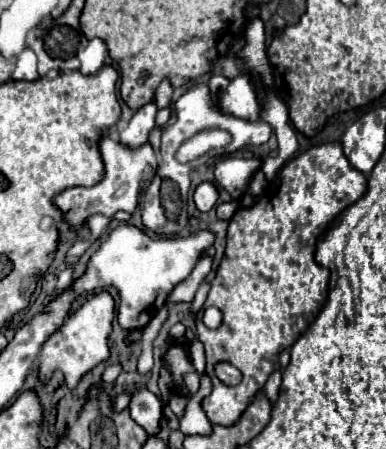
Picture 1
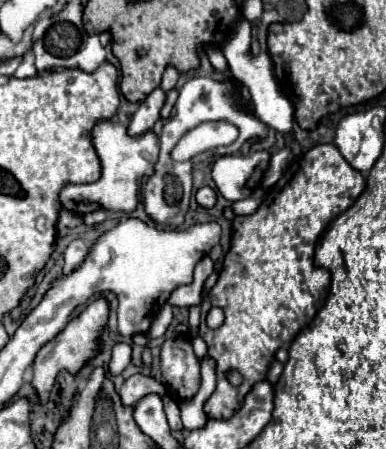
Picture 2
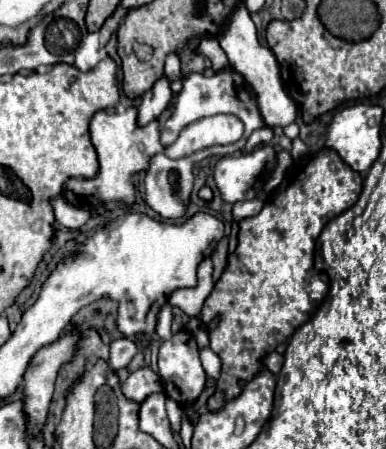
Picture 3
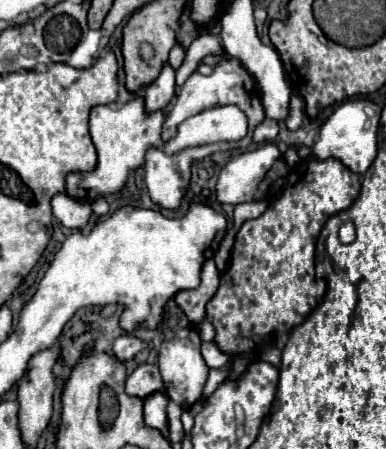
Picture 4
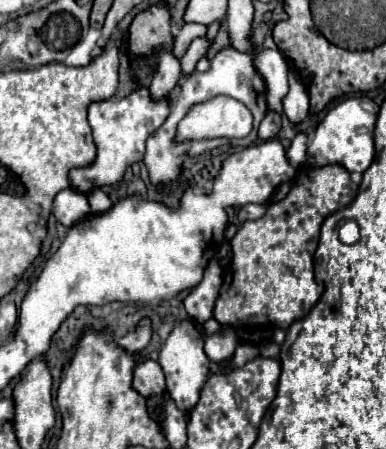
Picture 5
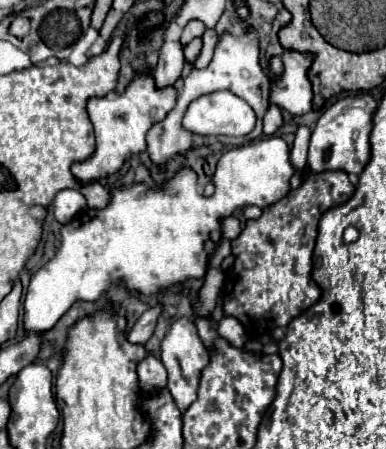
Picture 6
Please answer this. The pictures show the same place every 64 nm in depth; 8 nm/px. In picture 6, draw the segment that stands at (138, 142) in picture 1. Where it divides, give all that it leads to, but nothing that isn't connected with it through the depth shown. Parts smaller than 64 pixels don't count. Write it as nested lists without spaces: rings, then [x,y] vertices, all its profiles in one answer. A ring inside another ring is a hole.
[[[164,42],[158,58],[158,66],[154,70],[154,84],[156,88],[172,86],[184,68],[184,50],[180,42]]]

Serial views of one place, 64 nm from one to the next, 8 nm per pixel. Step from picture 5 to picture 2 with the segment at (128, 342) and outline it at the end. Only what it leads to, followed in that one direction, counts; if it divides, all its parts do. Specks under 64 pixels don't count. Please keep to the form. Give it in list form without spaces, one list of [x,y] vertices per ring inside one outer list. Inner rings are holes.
[[[116,344],[112,350],[112,362],[108,366],[108,374],[116,376],[130,364],[130,346],[128,344]]]

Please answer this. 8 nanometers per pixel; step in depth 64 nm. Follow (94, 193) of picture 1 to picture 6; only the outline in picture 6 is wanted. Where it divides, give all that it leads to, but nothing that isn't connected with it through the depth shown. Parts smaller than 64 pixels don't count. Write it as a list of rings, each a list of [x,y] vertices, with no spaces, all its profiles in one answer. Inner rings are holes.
[[[136,76],[124,94],[114,98],[90,98],[88,100],[88,114],[96,134],[96,152],[86,160],[72,164],[72,174],[80,184],[98,182],[116,174],[122,164],[132,156],[146,150],[146,132],[174,108],[176,104],[176,90],[172,86],[158,90],[154,86],[152,76]]]

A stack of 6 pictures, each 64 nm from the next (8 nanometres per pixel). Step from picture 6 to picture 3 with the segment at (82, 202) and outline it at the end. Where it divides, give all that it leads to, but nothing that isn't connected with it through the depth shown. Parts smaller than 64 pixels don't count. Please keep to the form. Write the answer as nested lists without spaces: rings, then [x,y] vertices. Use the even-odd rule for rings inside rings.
[[[64,198],[54,200],[52,206],[54,206],[56,220],[58,220],[62,226],[70,228],[70,230],[78,230],[78,228],[82,228],[82,226],[88,222],[88,218],[90,218],[90,212],[88,212],[88,210],[84,210],[84,208],[76,208],[76,206],[68,204]]]

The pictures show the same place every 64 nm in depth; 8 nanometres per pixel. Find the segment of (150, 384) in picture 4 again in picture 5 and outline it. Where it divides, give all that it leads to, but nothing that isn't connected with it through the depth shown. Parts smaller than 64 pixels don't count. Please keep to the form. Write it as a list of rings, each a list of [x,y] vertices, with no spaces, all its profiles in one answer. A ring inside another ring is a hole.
[[[144,360],[134,368],[132,388],[144,398],[164,394],[164,372],[158,362]]]

